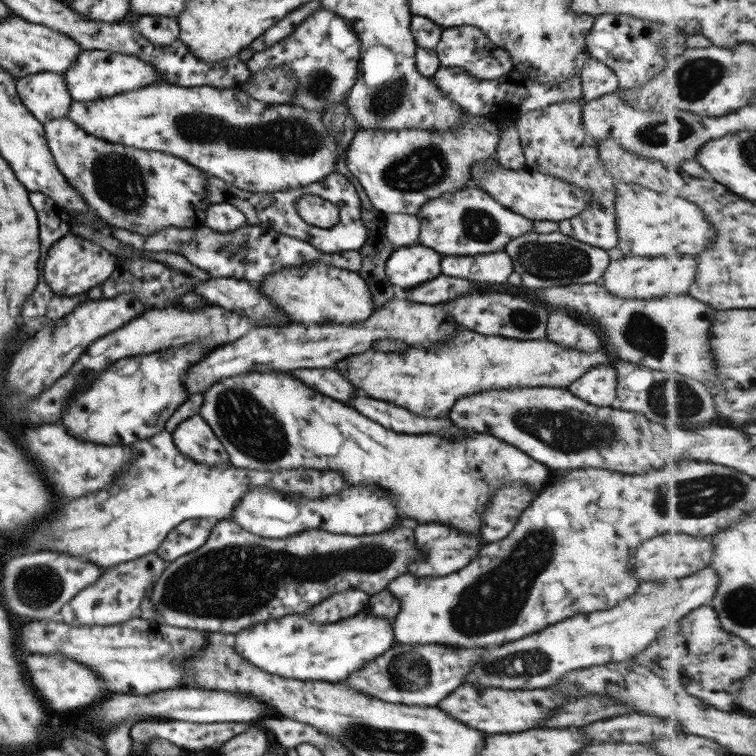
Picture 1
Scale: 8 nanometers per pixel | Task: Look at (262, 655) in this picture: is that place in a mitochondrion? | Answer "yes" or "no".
no

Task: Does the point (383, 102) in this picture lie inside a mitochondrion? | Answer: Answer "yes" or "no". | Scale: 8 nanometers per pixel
yes

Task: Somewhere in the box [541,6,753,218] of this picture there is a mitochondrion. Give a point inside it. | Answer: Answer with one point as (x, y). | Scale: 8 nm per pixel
(696, 77)

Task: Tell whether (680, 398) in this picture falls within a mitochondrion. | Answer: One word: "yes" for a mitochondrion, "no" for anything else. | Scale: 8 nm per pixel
yes

